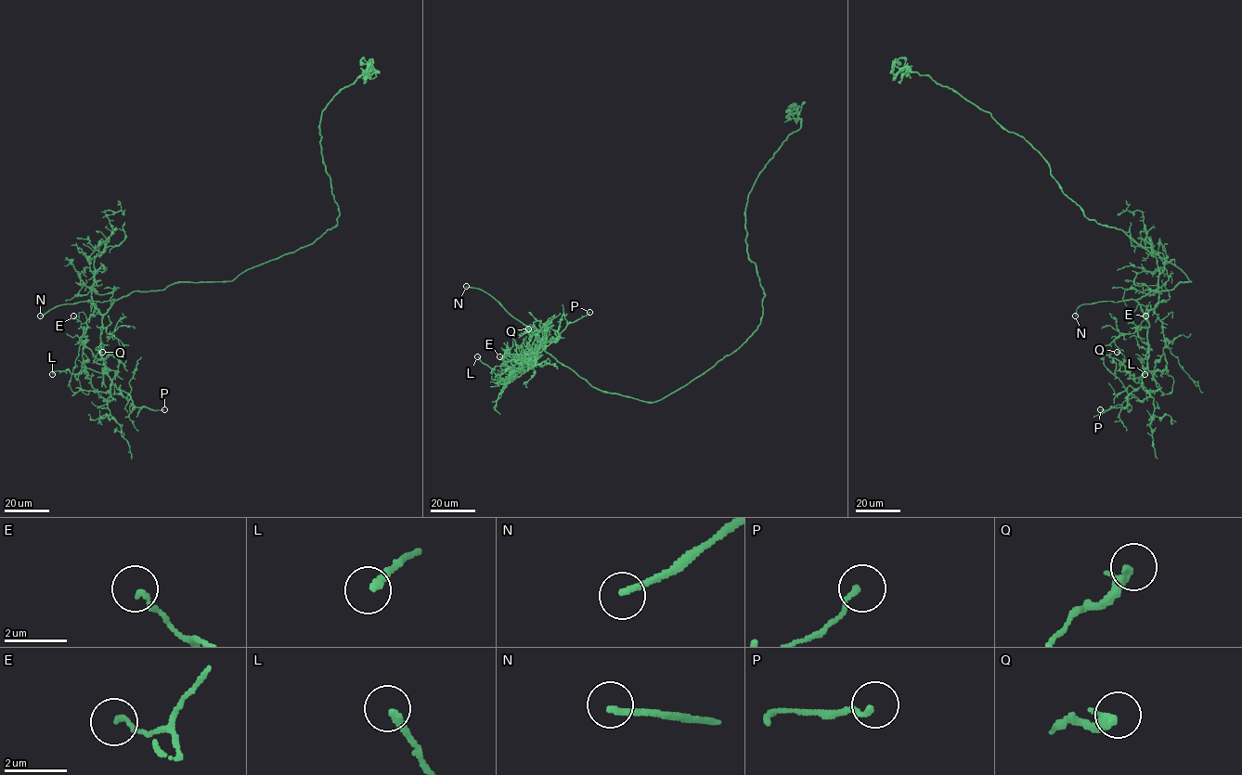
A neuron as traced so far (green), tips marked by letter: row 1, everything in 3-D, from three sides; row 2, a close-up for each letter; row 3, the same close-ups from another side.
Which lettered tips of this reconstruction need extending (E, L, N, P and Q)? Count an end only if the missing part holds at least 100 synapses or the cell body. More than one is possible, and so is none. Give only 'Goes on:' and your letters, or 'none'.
Goes on: N

